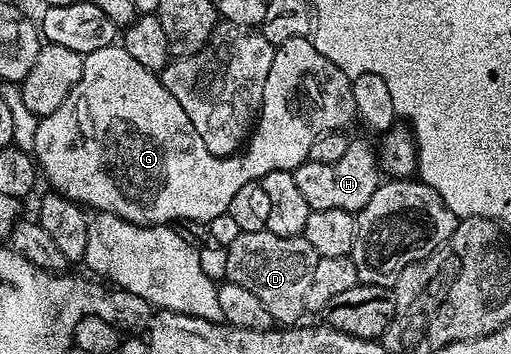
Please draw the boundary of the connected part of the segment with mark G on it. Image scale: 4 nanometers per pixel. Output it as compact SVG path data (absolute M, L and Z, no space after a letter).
M305 36L289 38L289 42L278 45L275 49L273 66L269 70L269 78L265 82L263 108L259 111L258 121L245 147L234 156L214 156L205 146L205 142L201 142L201 134L197 134L193 130L193 122L189 122L189 114L185 114L185 110L181 110L181 102L177 102L177 98L173 98L173 94L169 90L165 90L162 79L156 73L150 72L145 66L141 66L141 62L129 58L127 51L118 43L113 43L101 50L93 50L88 56L83 57L81 78L77 82L77 86L73 86L69 98L65 98L65 102L61 102L61 106L57 106L57 110L53 110L53 114L40 119L35 135L33 156L37 161L37 168L42 179L44 176L51 183L50 187L54 191L68 196L71 200L76 200L78 204L95 212L108 212L114 216L120 216L123 220L128 220L131 224L146 224L148 226L152 224L171 226L183 219L210 222L213 218L227 212L229 202L233 202L233 198L237 194L237 190L241 190L241 186L260 182L270 171L290 172L294 170L298 164L307 163L309 146L313 146L313 142L317 142L317 138L321 138L321 134L350 129L350 124L354 125L357 120L355 95L351 89L351 81L352 77L346 76L337 66L333 66L333 62L329 62L329 58L325 58L325 54L321 54L321 50L317 50L314 39Z

